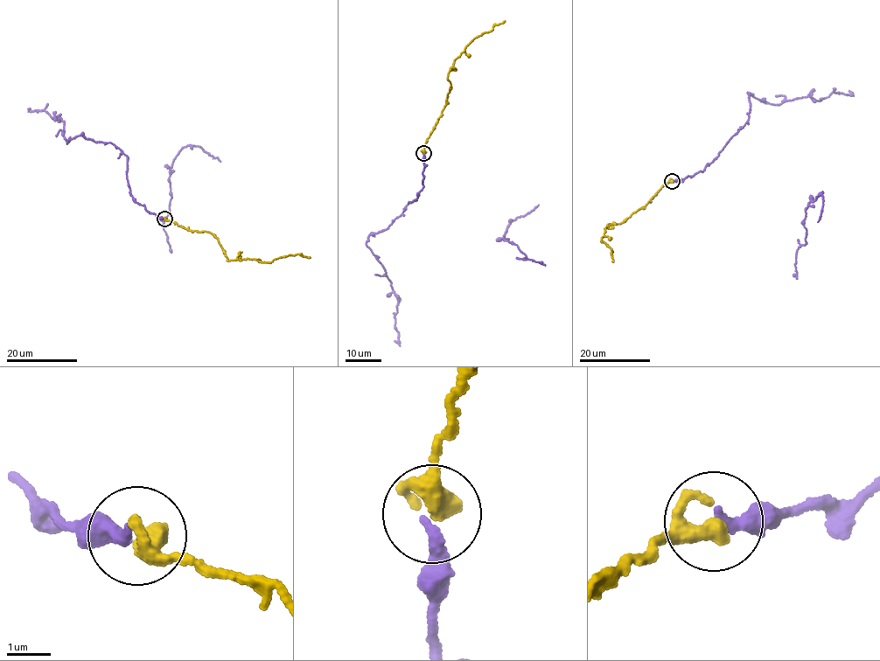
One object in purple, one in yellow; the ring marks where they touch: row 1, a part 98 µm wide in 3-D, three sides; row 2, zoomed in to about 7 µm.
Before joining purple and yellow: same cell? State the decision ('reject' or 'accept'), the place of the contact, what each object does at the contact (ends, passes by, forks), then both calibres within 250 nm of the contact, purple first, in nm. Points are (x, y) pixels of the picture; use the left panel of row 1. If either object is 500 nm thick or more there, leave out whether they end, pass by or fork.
accept; at (164, 219); purple ends there; yellow passes by; 240 nm thick on the purple side, 380 nm on the other

